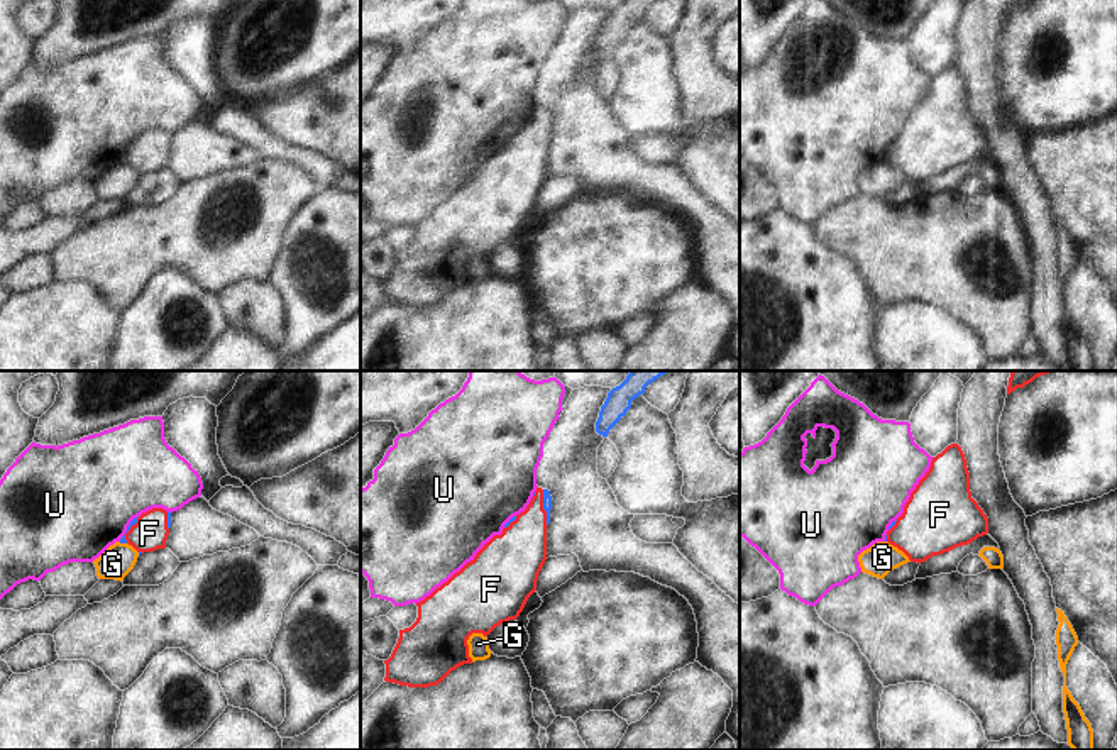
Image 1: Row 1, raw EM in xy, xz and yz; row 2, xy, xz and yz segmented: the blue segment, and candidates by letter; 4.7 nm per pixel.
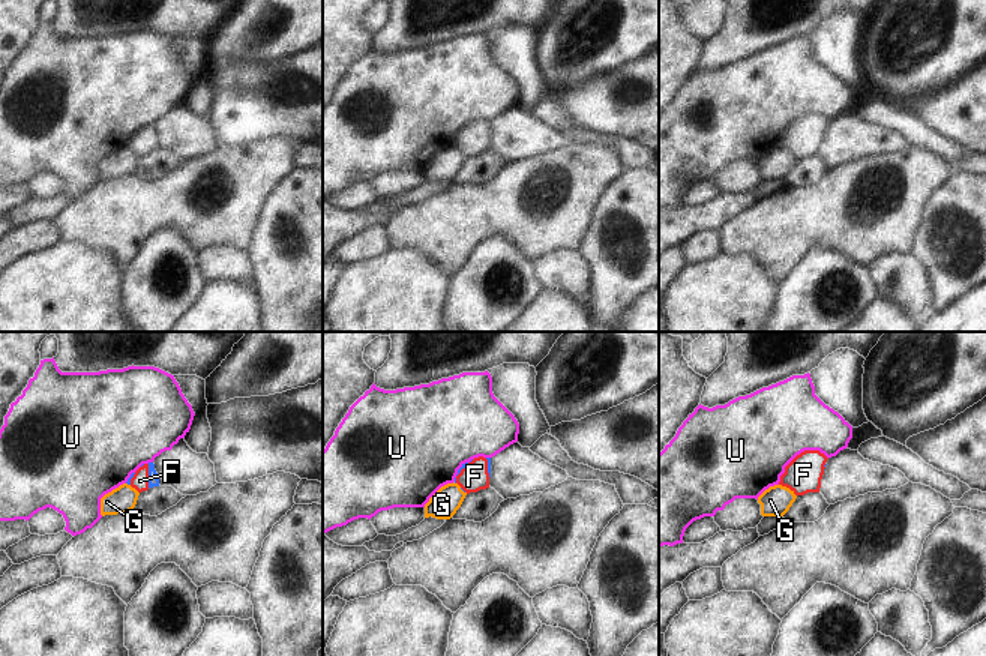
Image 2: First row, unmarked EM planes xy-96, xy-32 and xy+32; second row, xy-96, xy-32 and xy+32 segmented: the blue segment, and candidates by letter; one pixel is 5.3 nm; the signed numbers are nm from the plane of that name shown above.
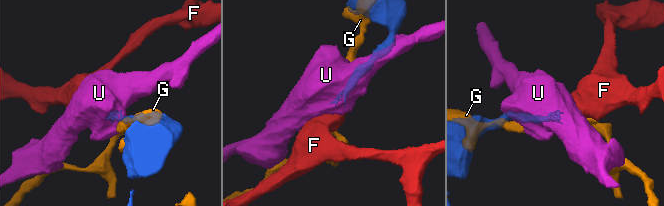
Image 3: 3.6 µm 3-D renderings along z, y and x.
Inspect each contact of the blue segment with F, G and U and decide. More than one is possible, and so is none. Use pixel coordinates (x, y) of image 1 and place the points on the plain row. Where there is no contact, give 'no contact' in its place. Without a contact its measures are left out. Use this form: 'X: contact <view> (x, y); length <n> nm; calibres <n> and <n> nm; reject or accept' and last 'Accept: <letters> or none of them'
F: contact xz (544, 129); length 180 nm; calibres 50 and 260 nm; accept
G: contact xy (122, 163); length 40 nm; calibres 30 and 160 nm; reject
U: contact xy (127, 149); length 160 nm; calibres 20 and 480 nm; reject
Accept: F

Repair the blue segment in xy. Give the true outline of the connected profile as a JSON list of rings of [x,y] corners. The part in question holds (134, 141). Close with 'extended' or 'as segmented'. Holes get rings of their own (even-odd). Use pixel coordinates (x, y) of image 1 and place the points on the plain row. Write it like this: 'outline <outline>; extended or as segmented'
outline [[[152,129],[130,142],[120,164],[132,166],[139,176],[166,169],[169,147],[171,134],[162,129]]]; extended

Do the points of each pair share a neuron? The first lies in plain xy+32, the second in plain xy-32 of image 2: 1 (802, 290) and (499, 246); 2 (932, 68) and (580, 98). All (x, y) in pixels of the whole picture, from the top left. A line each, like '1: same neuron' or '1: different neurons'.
1: same neuron
2: different neurons

